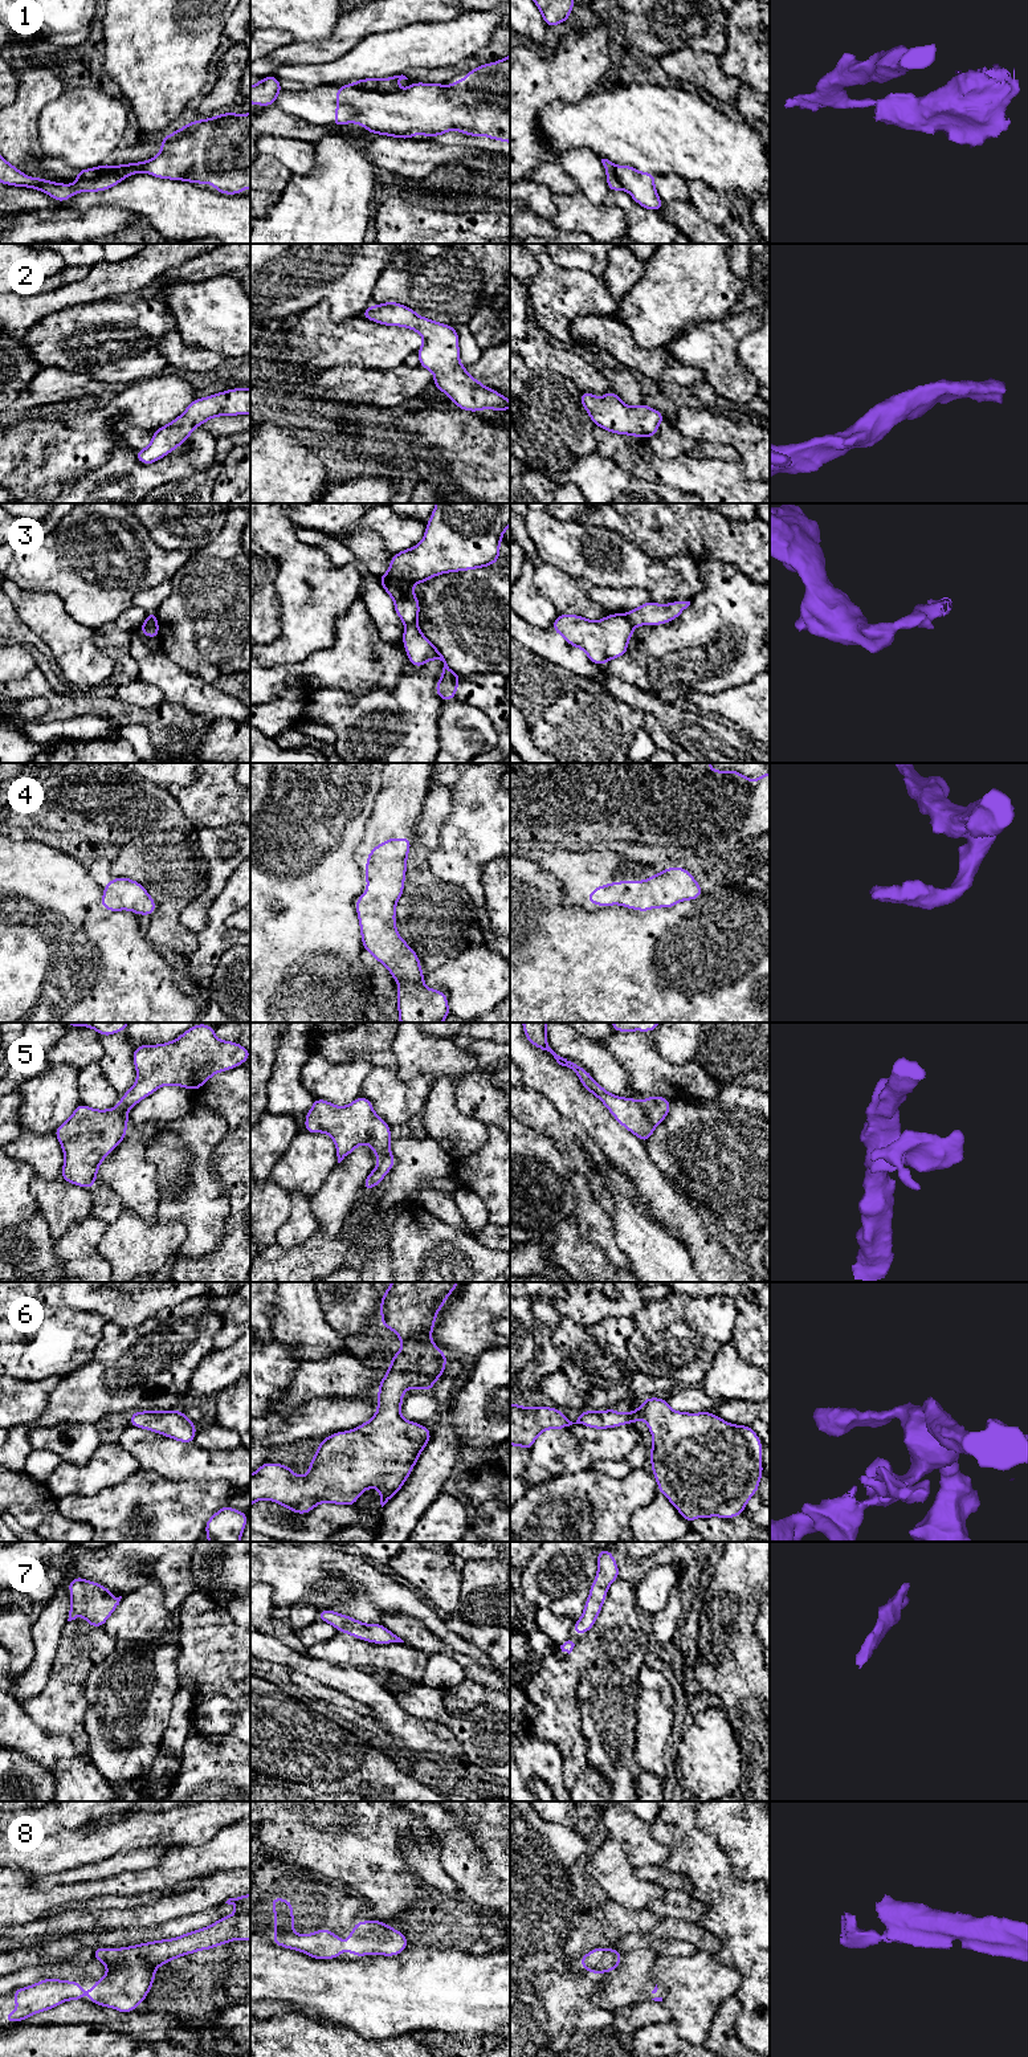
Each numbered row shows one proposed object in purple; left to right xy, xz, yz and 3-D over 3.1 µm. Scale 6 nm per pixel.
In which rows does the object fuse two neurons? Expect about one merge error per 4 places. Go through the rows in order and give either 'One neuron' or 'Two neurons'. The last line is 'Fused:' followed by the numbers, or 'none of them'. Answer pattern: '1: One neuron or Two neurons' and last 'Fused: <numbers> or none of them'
1: Two neurons
2: One neuron
3: Two neurons
4: One neuron
5: One neuron
6: One neuron
7: One neuron
8: One neuron
Fused: 1, 3

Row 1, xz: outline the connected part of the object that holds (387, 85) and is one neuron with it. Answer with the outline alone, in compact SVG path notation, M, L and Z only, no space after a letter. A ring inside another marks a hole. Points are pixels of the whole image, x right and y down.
M393 75L389 78L375 79L375 78L363 78L360 81L355 81L351 85L360 90L367 91L380 91L380 93L393 93L397 91L397 83L401 79L408 79L405 75Z

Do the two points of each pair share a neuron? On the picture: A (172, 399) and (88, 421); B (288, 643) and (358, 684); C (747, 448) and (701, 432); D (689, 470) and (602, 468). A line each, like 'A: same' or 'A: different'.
A: same
B: different
C: same
D: different

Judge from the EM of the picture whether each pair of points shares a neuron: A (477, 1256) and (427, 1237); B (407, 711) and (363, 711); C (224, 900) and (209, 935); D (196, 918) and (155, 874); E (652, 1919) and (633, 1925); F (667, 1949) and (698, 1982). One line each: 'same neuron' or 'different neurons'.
A: same neuron
B: same neuron
C: same neuron
D: different neurons
E: same neuron
F: different neurons

